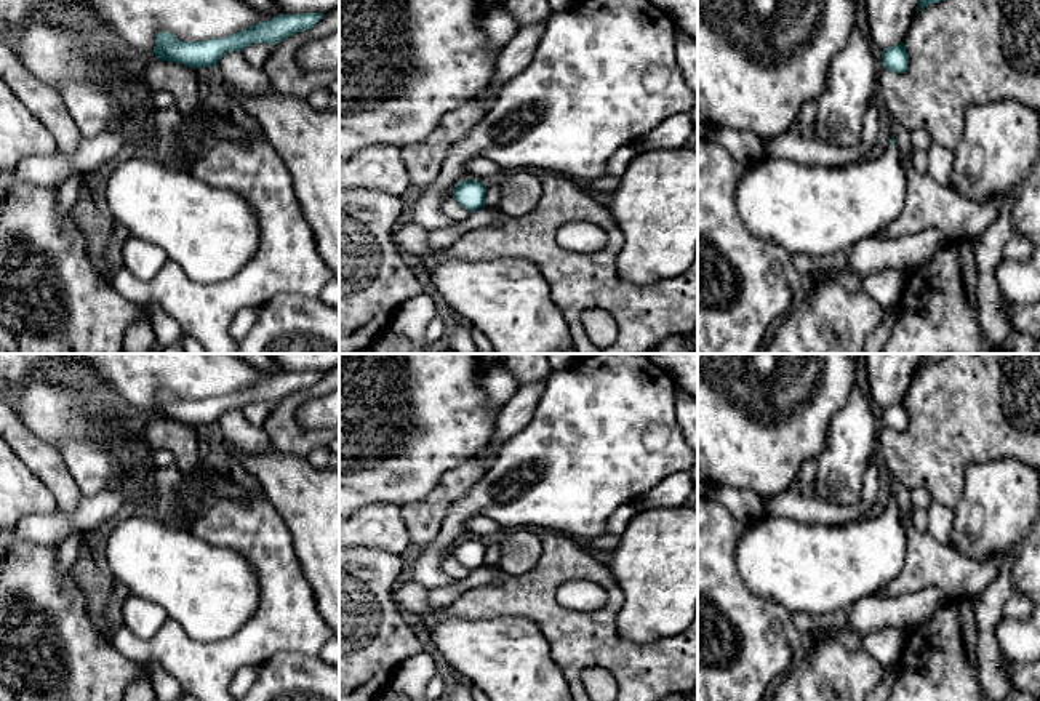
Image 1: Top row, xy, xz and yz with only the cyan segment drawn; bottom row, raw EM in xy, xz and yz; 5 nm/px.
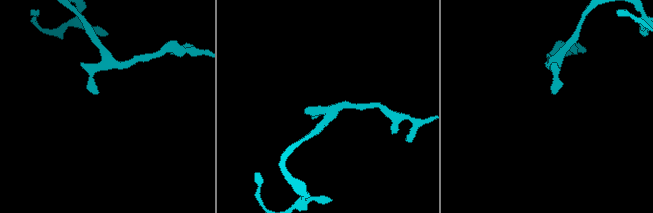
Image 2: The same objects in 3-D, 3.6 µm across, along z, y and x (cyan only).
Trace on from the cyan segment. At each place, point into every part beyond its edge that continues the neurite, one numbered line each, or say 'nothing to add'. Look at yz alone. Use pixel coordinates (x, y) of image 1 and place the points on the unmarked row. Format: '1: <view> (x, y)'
1: yz (816, 568)

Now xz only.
nothing to add

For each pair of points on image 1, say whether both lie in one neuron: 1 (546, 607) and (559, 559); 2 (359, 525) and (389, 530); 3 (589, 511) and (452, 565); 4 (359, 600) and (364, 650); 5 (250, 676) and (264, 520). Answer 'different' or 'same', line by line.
1: same
2: same
3: different
4: same
5: different

